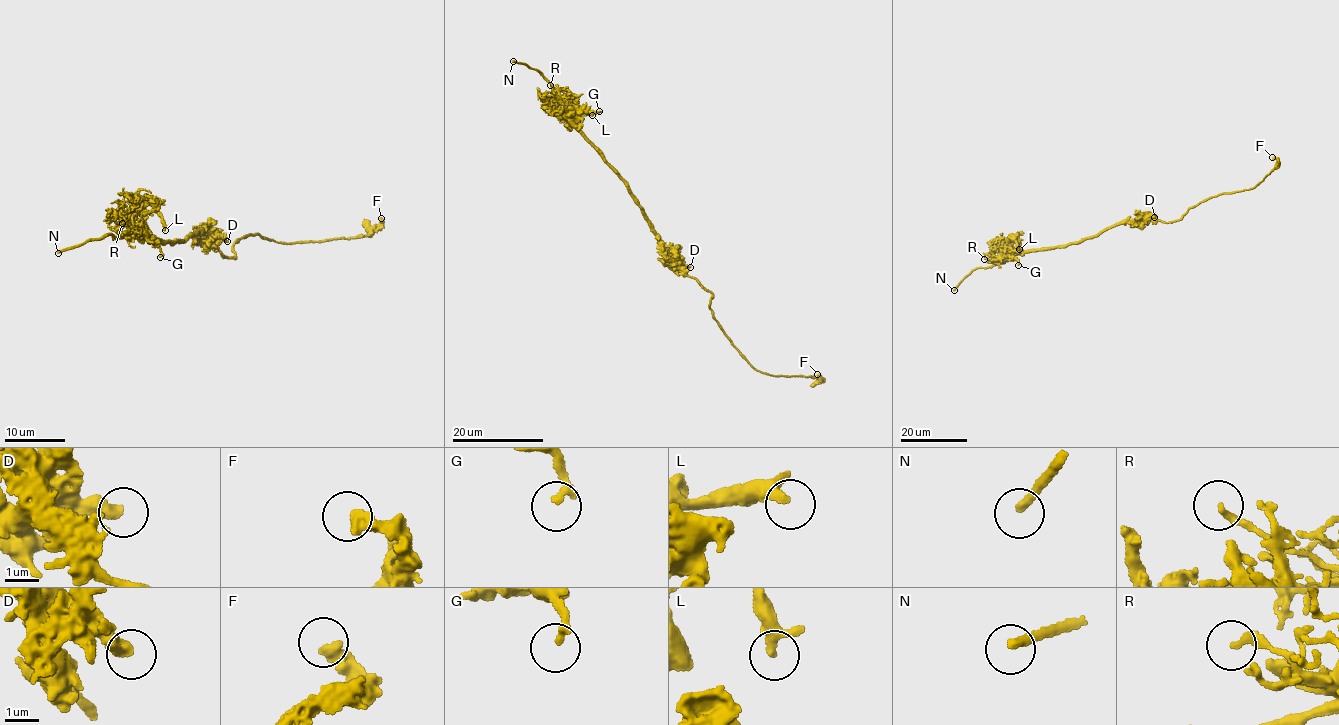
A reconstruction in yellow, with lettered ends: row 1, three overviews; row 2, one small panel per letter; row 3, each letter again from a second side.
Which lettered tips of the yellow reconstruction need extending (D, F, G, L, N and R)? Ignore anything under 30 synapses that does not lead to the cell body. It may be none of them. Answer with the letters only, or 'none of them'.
N

